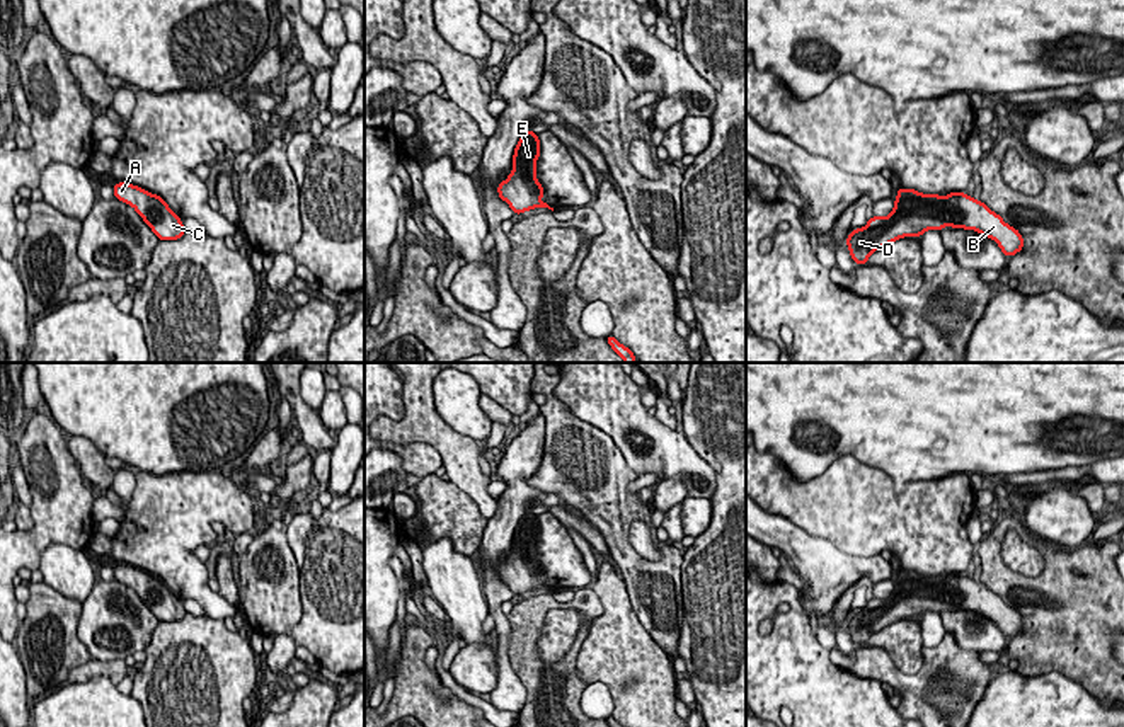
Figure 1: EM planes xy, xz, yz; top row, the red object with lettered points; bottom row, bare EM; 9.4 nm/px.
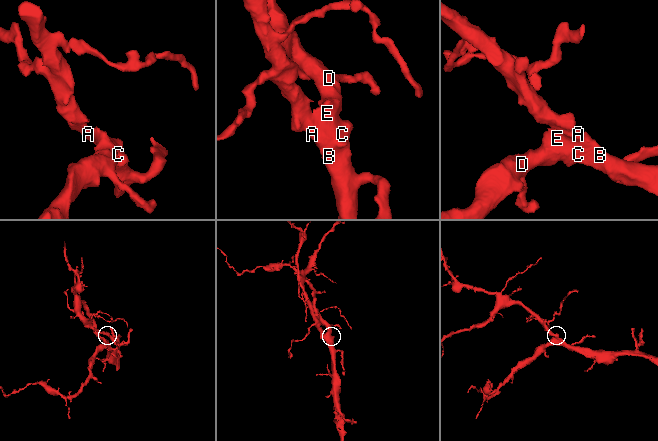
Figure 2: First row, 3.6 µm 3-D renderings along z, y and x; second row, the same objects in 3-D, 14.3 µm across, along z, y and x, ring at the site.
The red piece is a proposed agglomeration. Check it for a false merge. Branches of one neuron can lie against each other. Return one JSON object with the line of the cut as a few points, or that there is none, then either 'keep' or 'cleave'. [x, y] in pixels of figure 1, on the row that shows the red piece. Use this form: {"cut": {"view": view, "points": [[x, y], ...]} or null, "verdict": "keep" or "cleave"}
{"cut": null, "verdict": "keep"}

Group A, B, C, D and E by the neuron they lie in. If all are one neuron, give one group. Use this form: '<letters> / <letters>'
A B C D E

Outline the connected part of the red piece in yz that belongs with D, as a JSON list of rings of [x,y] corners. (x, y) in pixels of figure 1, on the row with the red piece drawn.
[[[904,187],[897,189],[891,215],[872,216],[863,228],[855,228],[845,243],[855,264],[867,264],[875,250],[899,238],[920,237],[926,230],[940,232],[943,226],[976,230],[995,240],[1008,257],[1024,249],[1018,230],[966,192],[930,196]]]

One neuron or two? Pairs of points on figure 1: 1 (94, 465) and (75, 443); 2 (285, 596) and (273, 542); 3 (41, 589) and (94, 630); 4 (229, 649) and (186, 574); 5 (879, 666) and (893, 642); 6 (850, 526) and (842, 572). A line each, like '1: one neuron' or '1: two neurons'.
1: one neuron
2: one neuron
3: two neurons
4: two neurons
5: two neurons
6: two neurons

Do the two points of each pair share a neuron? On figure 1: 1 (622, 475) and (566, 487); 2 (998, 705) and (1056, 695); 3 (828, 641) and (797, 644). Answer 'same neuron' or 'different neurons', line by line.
1: same neuron
2: same neuron
3: different neurons

